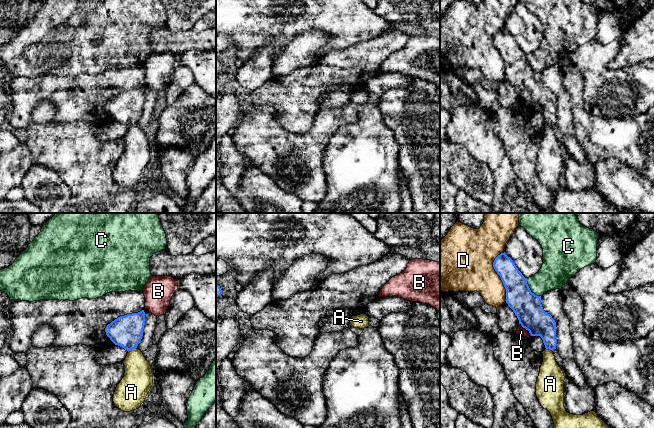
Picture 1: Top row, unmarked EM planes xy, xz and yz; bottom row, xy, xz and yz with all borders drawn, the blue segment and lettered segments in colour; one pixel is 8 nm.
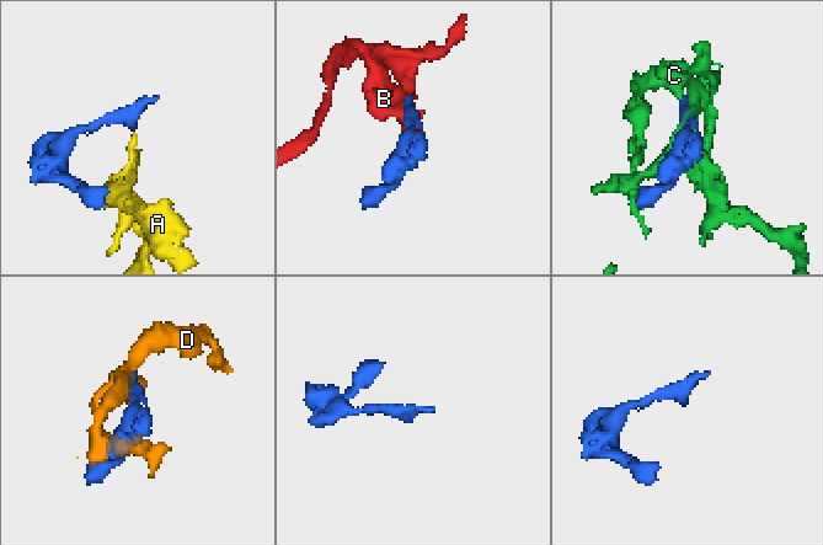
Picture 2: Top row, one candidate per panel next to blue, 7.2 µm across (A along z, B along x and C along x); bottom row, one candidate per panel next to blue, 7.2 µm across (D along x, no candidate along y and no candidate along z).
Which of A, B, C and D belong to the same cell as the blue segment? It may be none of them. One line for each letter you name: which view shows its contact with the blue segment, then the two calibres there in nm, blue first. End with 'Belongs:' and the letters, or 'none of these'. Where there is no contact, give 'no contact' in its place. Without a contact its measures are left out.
Belongs: none of these

